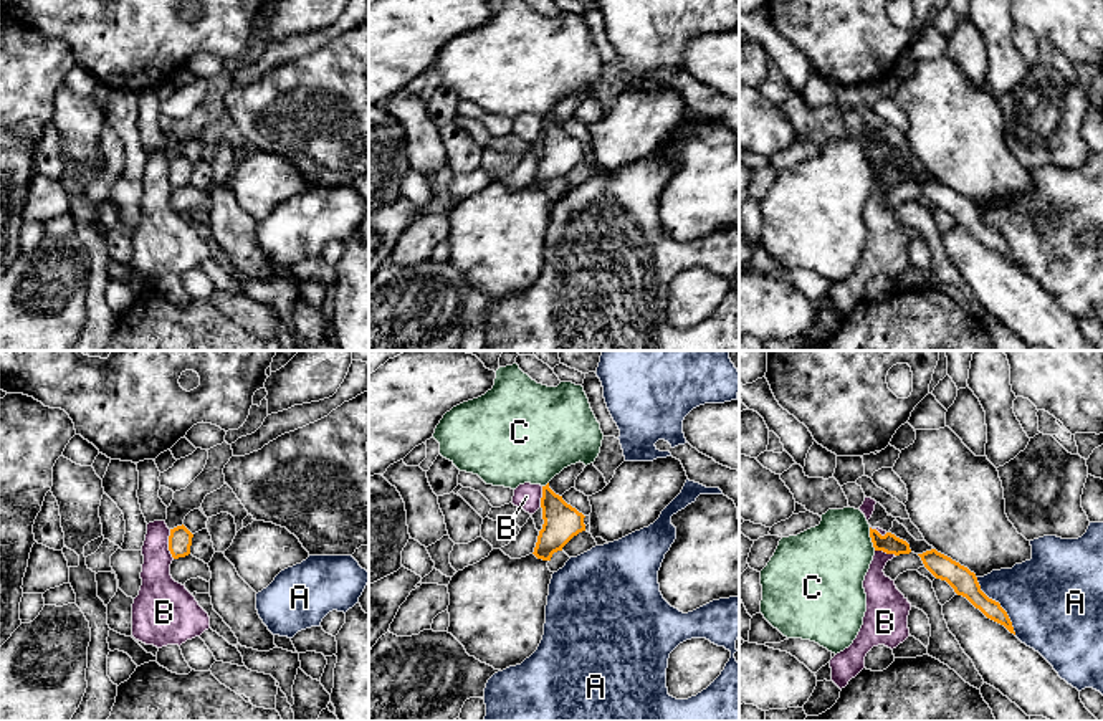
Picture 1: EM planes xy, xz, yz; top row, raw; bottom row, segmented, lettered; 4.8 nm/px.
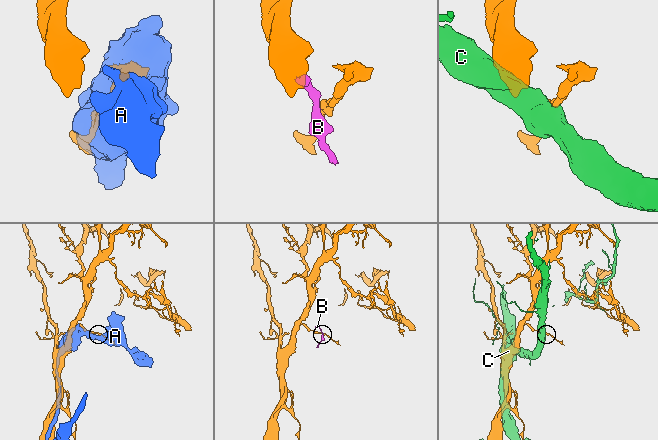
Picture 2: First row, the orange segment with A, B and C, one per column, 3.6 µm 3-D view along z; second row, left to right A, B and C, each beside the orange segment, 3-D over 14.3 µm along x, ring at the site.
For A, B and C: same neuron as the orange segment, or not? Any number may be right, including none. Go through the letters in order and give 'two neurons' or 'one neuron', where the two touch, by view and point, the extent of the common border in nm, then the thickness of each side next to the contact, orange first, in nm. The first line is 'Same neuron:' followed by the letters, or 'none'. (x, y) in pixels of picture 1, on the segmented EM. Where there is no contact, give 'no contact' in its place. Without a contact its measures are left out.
Same neuron: none
A: two neurons; contact yz (999, 604); length 340 nm; calibres 130 and 440 nm
B: two neurons; contact xy (169, 544); length 150 nm; calibres 110 and 200 nm
C: two neurons; contact yz (872, 539); length 120 nm; calibres 90 and 380 nm

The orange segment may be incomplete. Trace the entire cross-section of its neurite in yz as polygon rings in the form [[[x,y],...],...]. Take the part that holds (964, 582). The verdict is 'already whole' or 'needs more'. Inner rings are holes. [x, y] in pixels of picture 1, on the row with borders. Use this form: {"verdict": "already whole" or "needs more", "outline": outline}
{"verdict": "already whole", "outline": [[[936,549],[918,554],[924,567],[941,580],[946,580],[957,595],[966,597],[976,609],[979,609],[987,618],[1004,625],[1010,633],[1015,635],[1012,622],[1007,612],[999,602],[989,599],[977,582],[974,572],[951,557],[938,552]]]}

